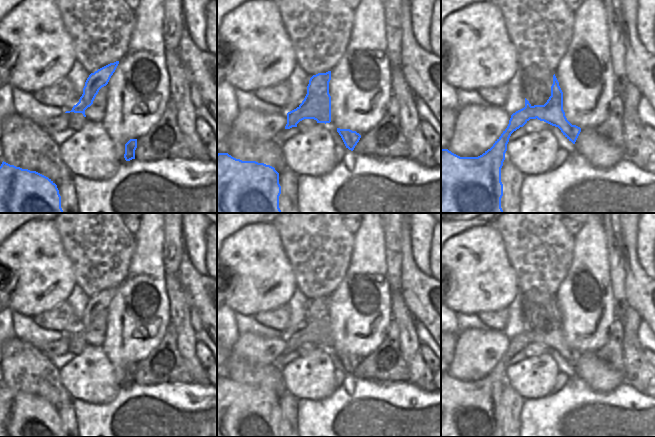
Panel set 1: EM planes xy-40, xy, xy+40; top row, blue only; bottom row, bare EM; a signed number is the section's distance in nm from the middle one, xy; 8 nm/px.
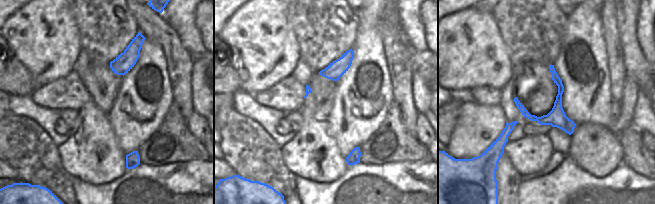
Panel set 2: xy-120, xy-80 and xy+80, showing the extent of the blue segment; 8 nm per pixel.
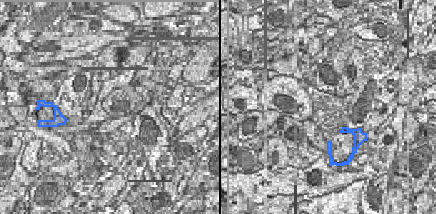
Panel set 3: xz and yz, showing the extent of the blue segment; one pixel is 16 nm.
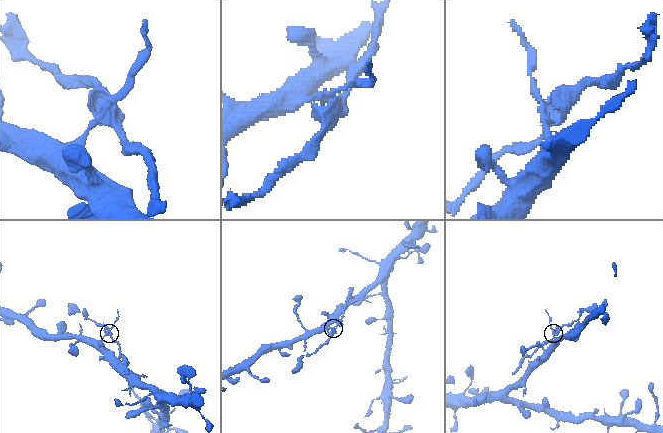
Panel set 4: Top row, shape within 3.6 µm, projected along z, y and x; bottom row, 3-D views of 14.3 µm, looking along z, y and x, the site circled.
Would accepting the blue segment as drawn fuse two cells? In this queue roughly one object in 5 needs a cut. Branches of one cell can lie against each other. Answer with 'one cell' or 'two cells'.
two cells

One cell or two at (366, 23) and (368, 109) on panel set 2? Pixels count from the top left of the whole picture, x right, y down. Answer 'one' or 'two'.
one

